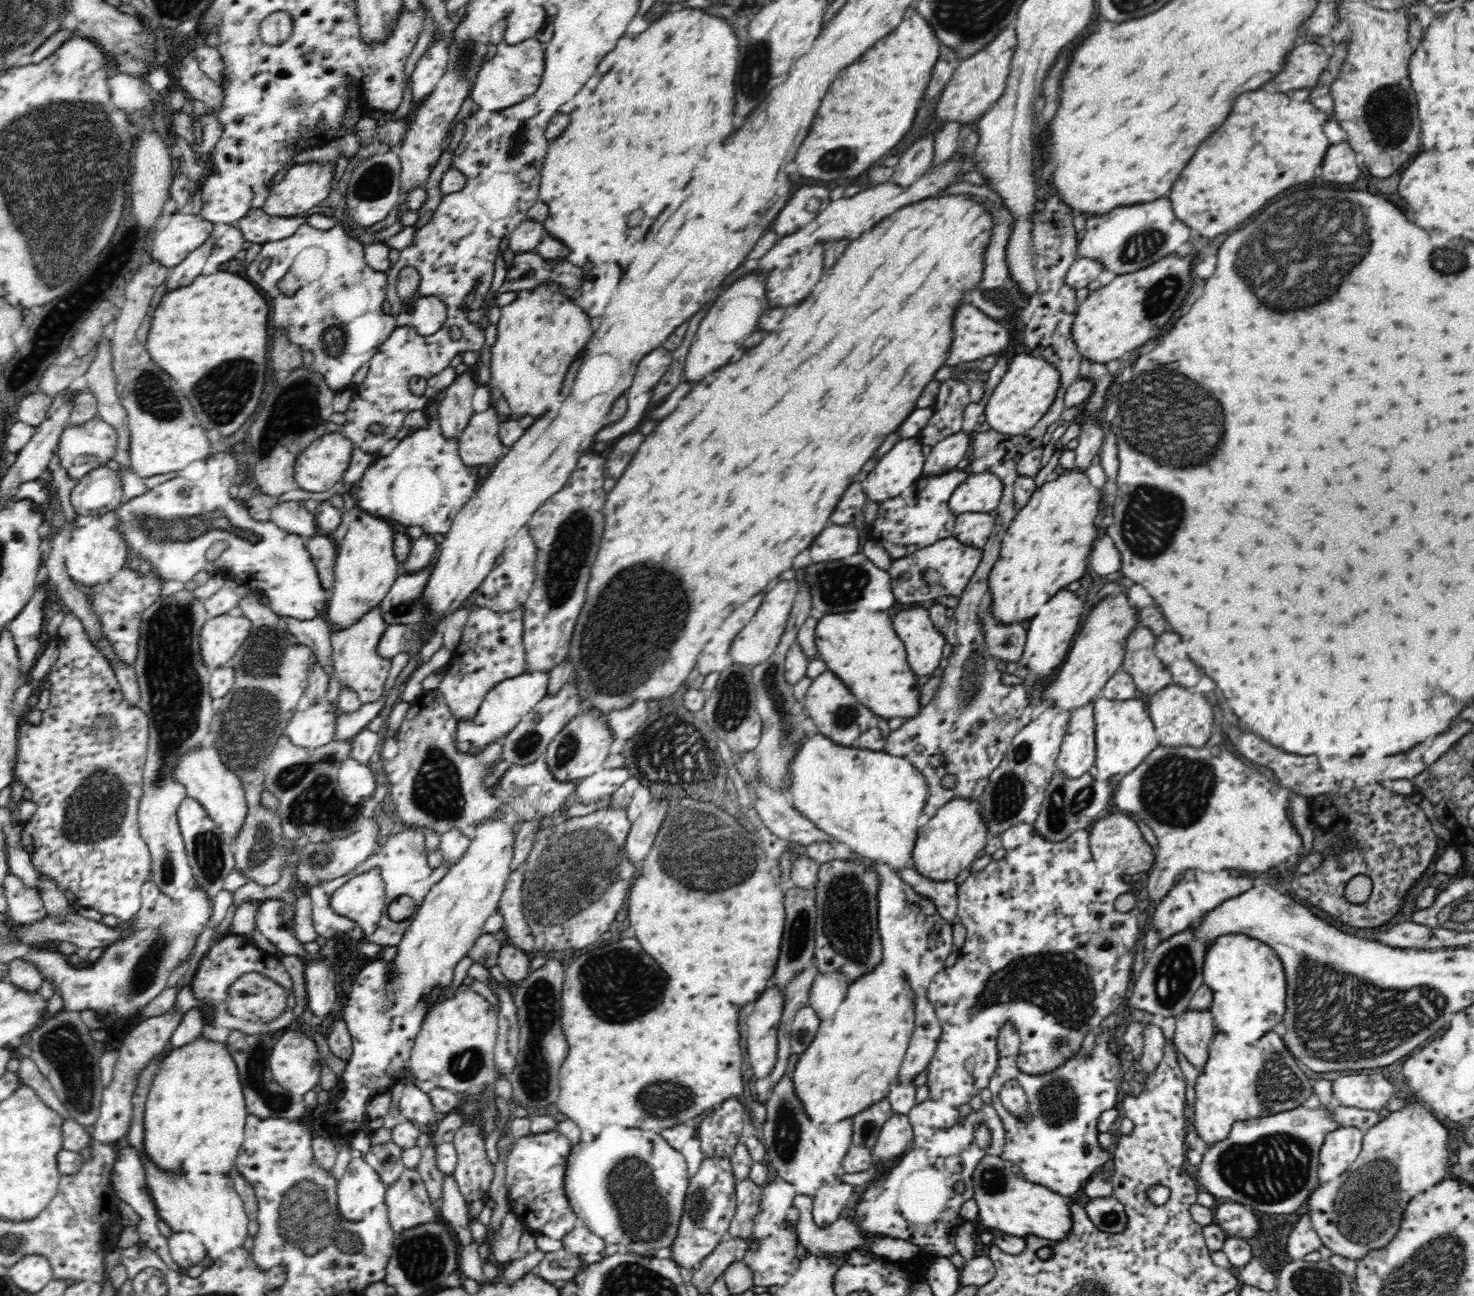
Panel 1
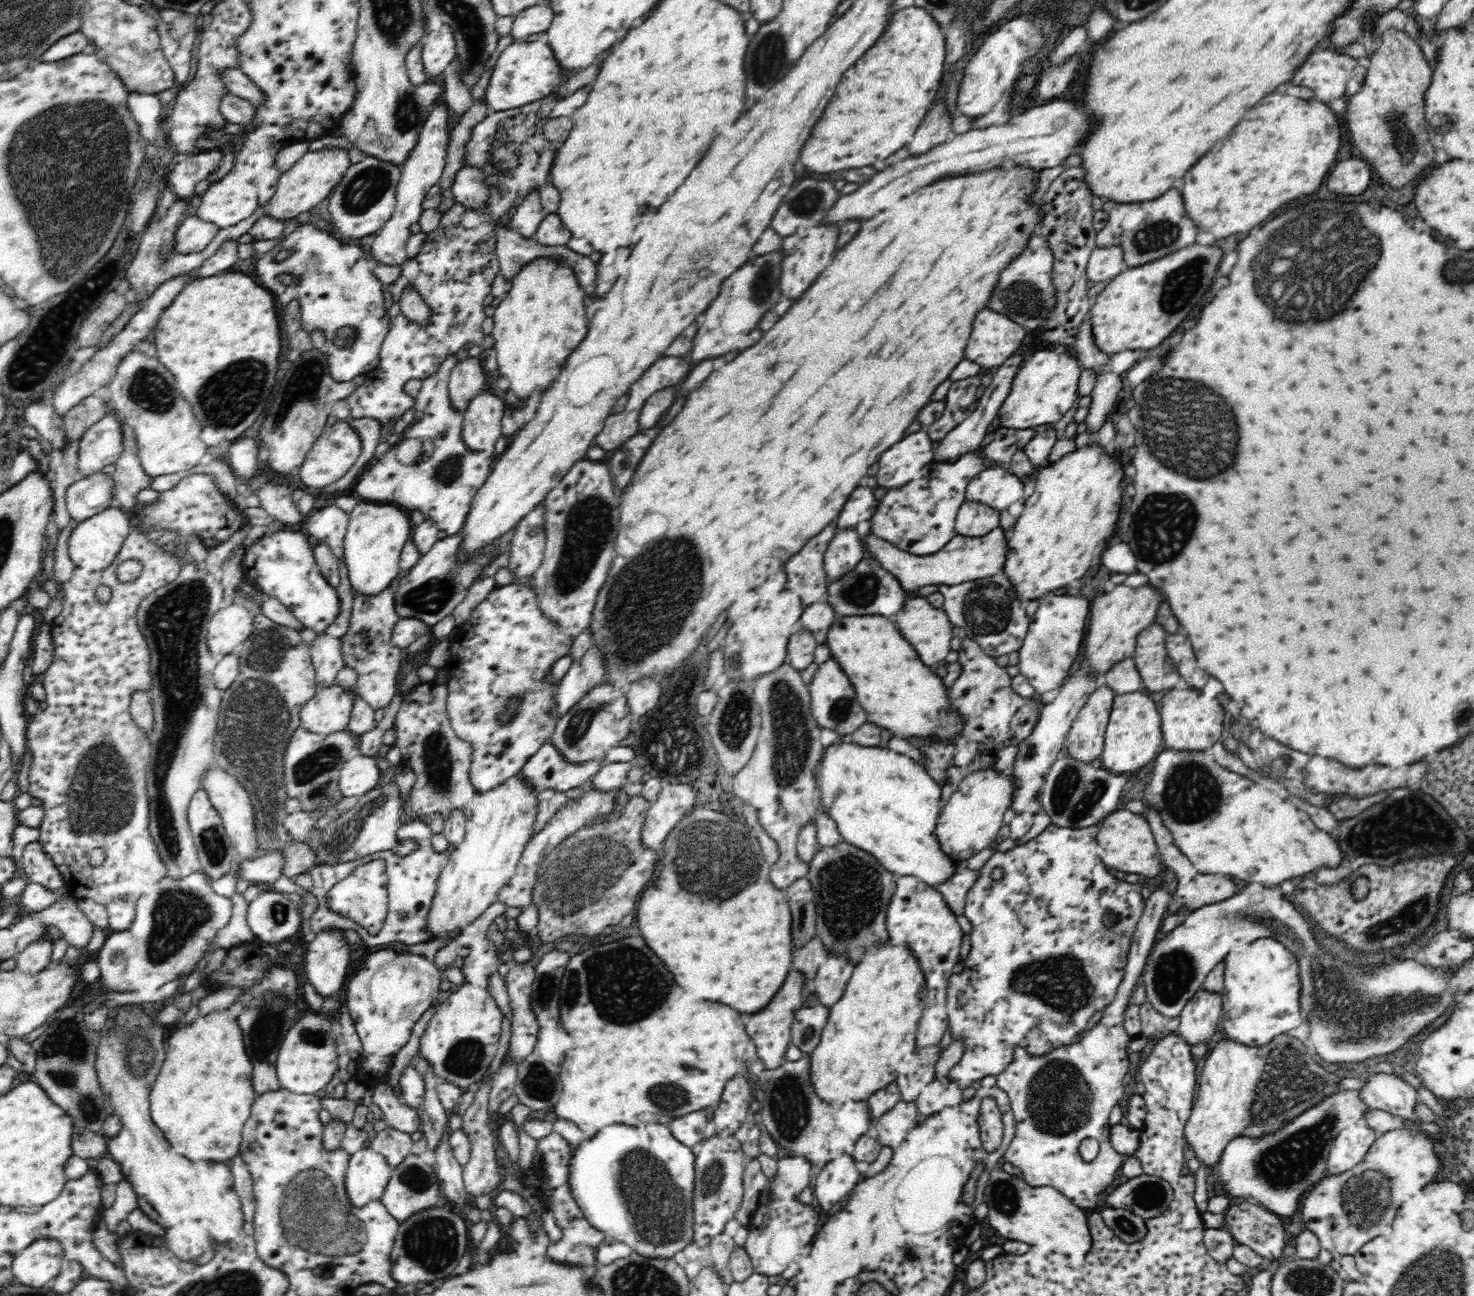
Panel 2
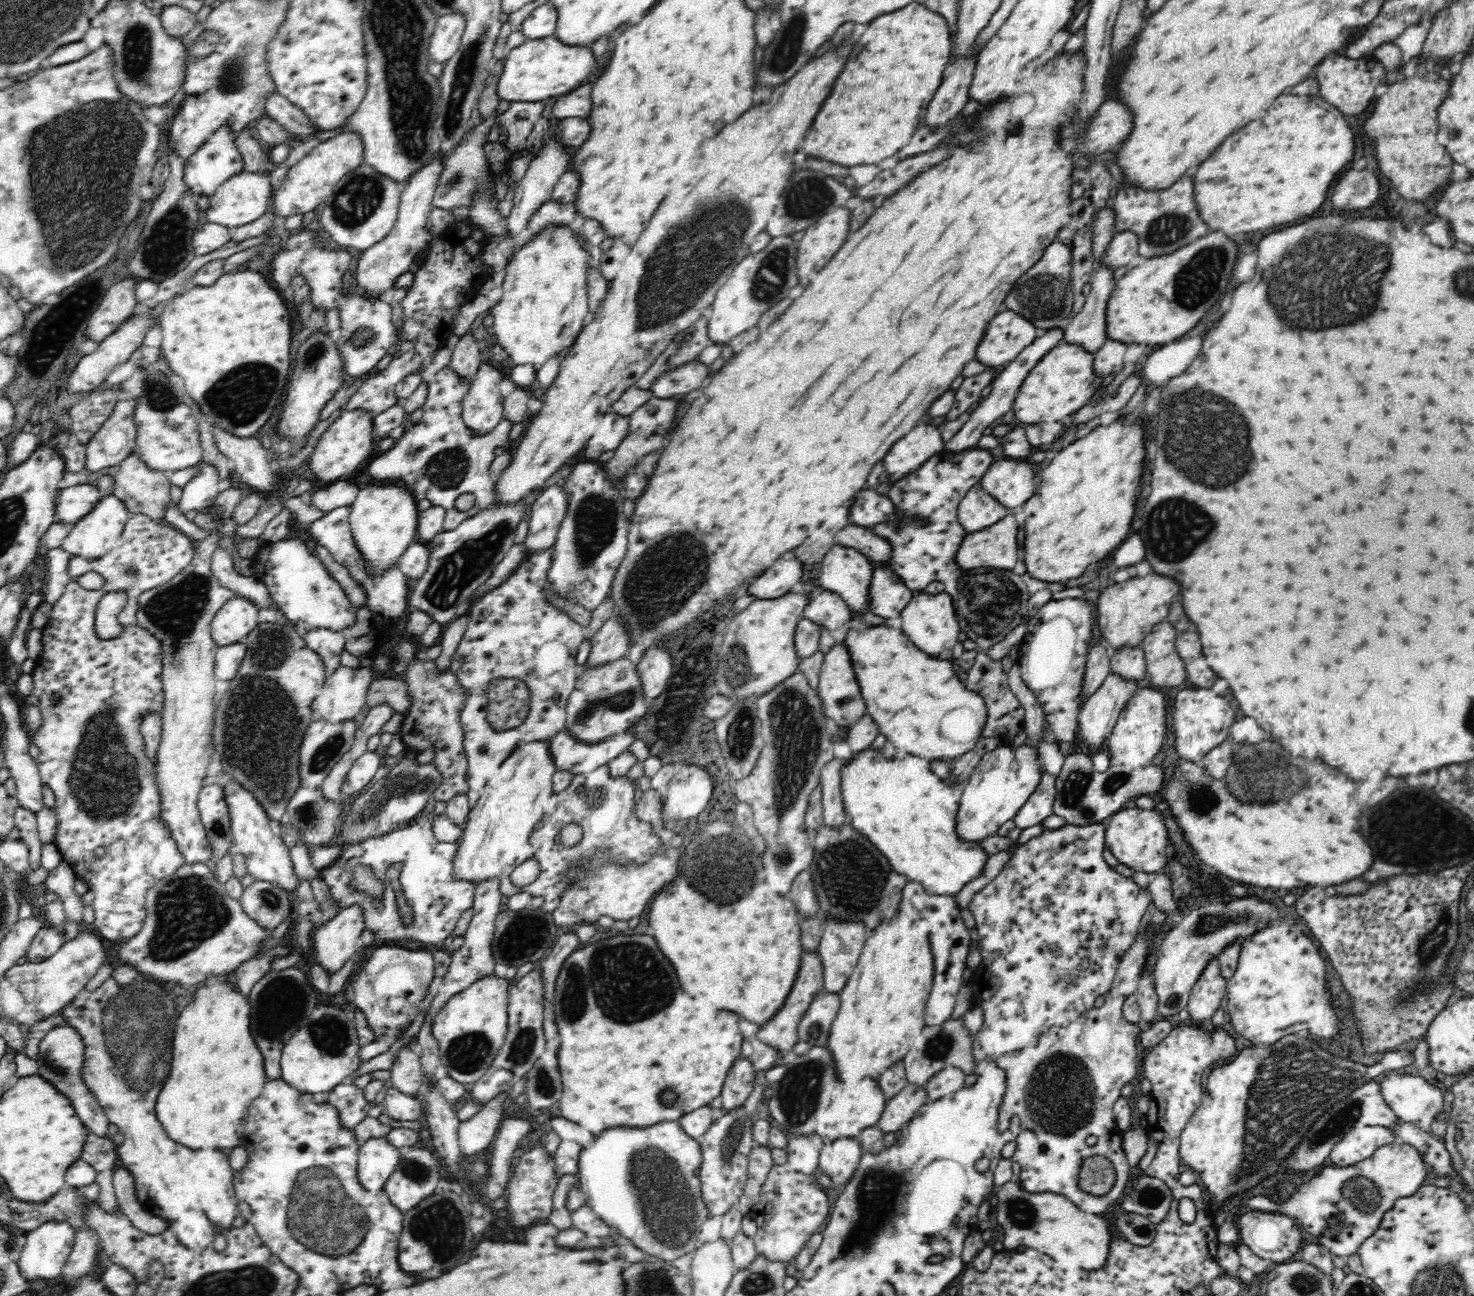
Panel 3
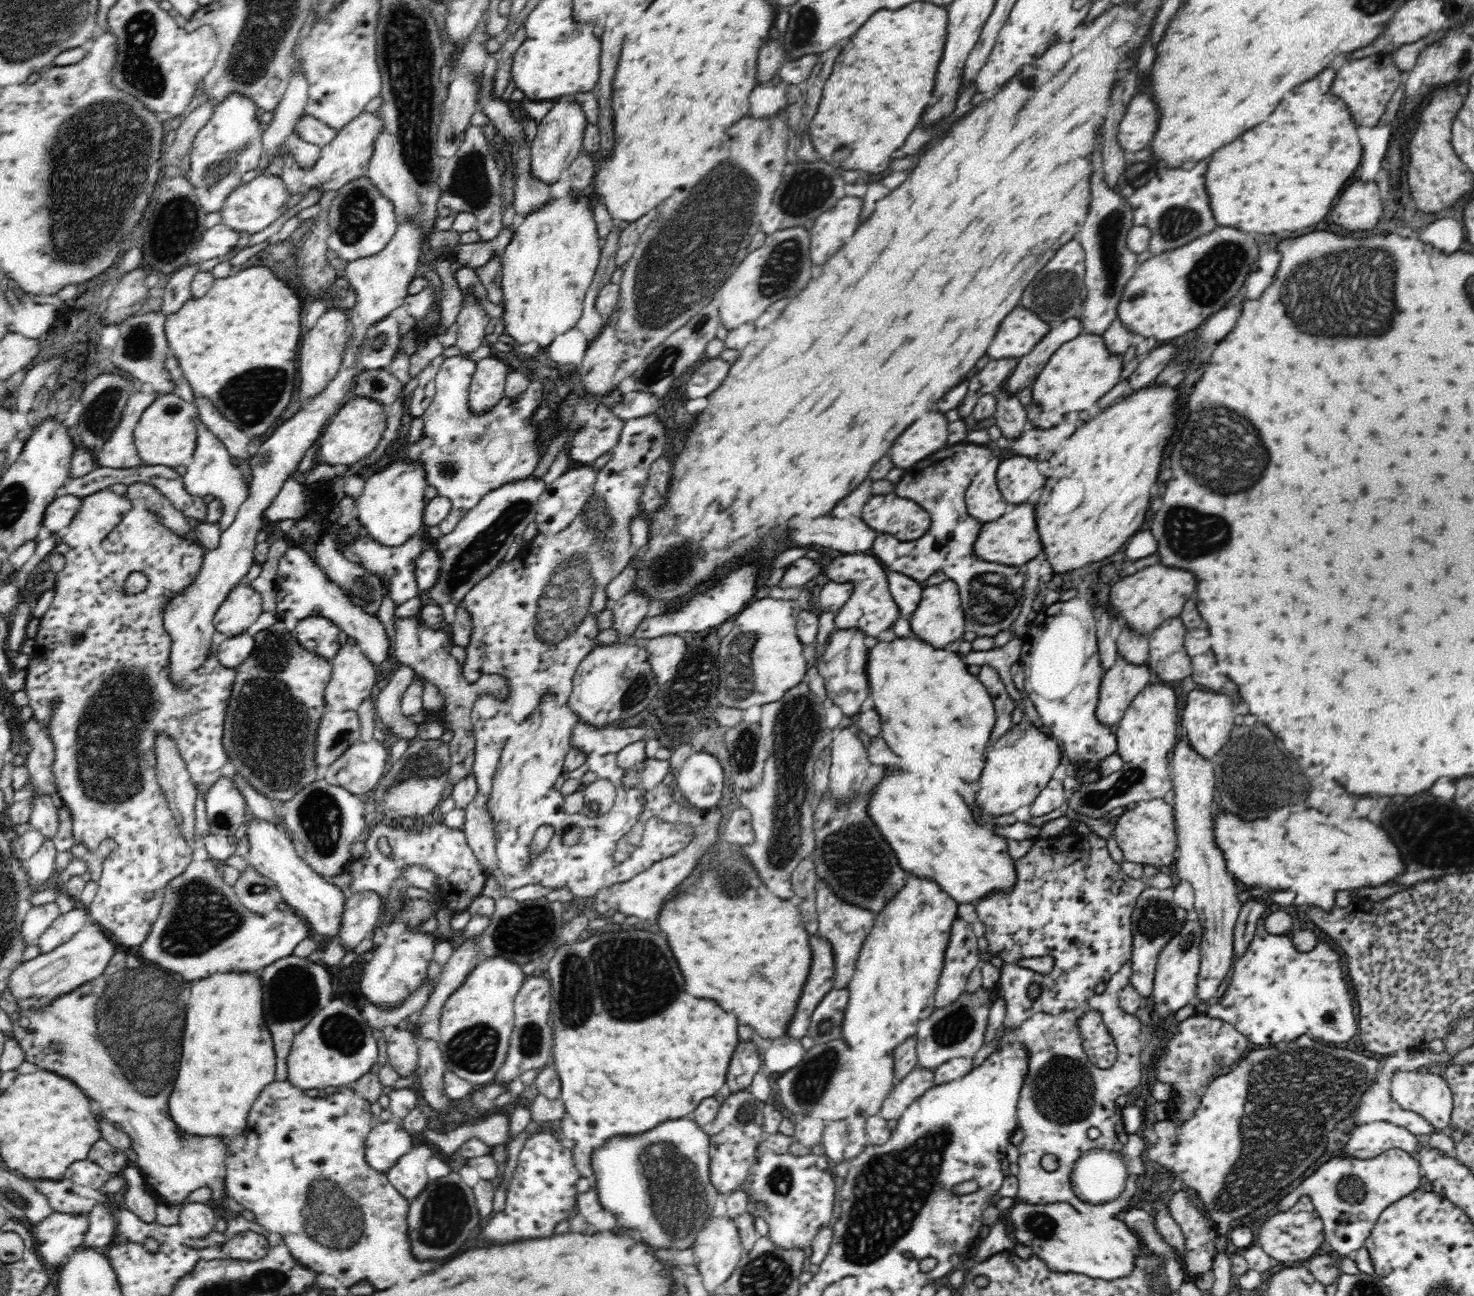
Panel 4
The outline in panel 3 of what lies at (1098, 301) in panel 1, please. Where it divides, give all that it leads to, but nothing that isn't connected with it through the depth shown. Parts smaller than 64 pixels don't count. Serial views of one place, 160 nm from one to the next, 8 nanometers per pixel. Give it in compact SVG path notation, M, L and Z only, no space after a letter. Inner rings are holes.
M1209 232L1170 254L1135 261L1126 274L1116 281L1116 286L1106 302L1106 338L1125 345L1136 343L1152 347L1156 344L1170 344L1172 340L1180 338L1190 328L1194 328L1194 324L1204 316L1210 306L1214 306L1222 298L1238 255L1238 245L1230 241L1224 233Z

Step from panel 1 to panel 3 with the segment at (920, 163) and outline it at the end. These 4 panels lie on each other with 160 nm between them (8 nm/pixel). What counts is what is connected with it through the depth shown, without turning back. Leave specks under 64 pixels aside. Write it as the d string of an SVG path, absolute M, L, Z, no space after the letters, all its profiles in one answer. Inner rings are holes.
M962 58L944 70L944 82L932 98L926 114L926 124L930 128L942 128L954 121L969 102L969 87L974 74L975 59Z

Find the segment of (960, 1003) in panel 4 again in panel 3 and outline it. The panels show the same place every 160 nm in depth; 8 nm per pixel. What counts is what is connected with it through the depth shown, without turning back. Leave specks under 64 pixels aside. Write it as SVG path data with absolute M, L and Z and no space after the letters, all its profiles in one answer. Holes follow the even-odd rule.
M948 1019L943 1025L925 1026L920 1031L903 1060L908 1084L925 1087L934 1074L946 1067L960 1068L964 1075L974 1072L976 1065L972 1053L973 1041L969 1040L968 1032L962 1024L962 1019L955 1021Z

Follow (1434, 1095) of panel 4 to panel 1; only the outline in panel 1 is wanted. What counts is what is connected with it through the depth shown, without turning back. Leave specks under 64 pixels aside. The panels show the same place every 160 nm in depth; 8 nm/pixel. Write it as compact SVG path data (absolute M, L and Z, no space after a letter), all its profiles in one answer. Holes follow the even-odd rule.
M1358 1074L1336 1078L1332 1082L1331 1093L1342 1107L1382 1113L1394 1097L1394 1086L1382 1074Z

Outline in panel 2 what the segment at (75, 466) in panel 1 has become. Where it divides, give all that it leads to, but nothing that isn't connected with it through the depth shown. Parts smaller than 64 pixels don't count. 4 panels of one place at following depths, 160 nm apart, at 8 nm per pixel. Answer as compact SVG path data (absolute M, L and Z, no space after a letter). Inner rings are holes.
M107 414L82 434L78 444L79 474L88 476L100 472L120 458L123 438L118 422L116 415Z

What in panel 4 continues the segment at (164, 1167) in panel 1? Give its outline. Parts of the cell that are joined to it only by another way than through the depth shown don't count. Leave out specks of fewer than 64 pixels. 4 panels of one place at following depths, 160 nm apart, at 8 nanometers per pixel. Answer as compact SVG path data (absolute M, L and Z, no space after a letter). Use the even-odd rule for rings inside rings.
M224 971L222 973L216 973L210 976L210 978L200 979L190 982L190 1002L188 1002L188 1008L186 1008L186 1024L183 1032L183 1038L181 1039L181 1064L178 1072L178 1078L174 1082L174 1089L168 1096L168 1111L170 1119L176 1124L176 1127L186 1135L202 1136L202 1137L220 1137L224 1140L228 1138L244 1134L246 1128L247 1119L254 1105L254 1102L260 1094L260 1090L269 1086L272 1082L275 1082L276 1073L276 1058L274 1053L274 1043L270 1031L264 1028L262 1024L262 983L258 973L255 972L236 972L236 971Z

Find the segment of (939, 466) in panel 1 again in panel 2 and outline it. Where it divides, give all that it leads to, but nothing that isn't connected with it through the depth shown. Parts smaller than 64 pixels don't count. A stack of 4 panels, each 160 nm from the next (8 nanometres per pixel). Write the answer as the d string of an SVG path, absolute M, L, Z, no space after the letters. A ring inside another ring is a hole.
M1012 356L1010 360L1007 360L1004 364L998 367L998 370L994 372L994 378L992 378L992 384L987 386L986 390L978 400L978 406L971 411L970 416L959 424L956 428L952 429L939 443L938 448L933 450L933 460L944 463L956 462L959 458L962 458L964 453L974 453L982 440L991 432L990 422L996 418L1000 406L1006 396L1008 396L1008 390L1010 390L1010 384L1014 380L1014 374L1018 372L1018 368L1022 362L1022 356Z

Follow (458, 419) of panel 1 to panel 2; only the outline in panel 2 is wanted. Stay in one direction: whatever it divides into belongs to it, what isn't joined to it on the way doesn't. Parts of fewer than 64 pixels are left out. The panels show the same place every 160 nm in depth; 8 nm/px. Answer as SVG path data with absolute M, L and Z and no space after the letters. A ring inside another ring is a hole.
M468 358L457 363L452 369L448 380L448 397L450 405L464 414L470 401L487 386L486 369L479 358Z

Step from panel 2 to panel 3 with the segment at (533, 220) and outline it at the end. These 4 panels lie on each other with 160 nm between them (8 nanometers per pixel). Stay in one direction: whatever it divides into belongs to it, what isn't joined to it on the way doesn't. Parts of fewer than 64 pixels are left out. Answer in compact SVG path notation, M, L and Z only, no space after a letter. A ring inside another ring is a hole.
M555 138L552 142L548 142L546 146L543 146L538 151L538 154L534 155L524 178L522 178L520 185L513 194L513 209L511 210L512 212L510 212L510 216L506 218L509 236L517 236L519 232L528 228L530 218L534 216L535 212L545 202L551 200L555 182L558 182L558 178L568 171L571 153L566 152L566 150L567 147L563 146L563 144Z

